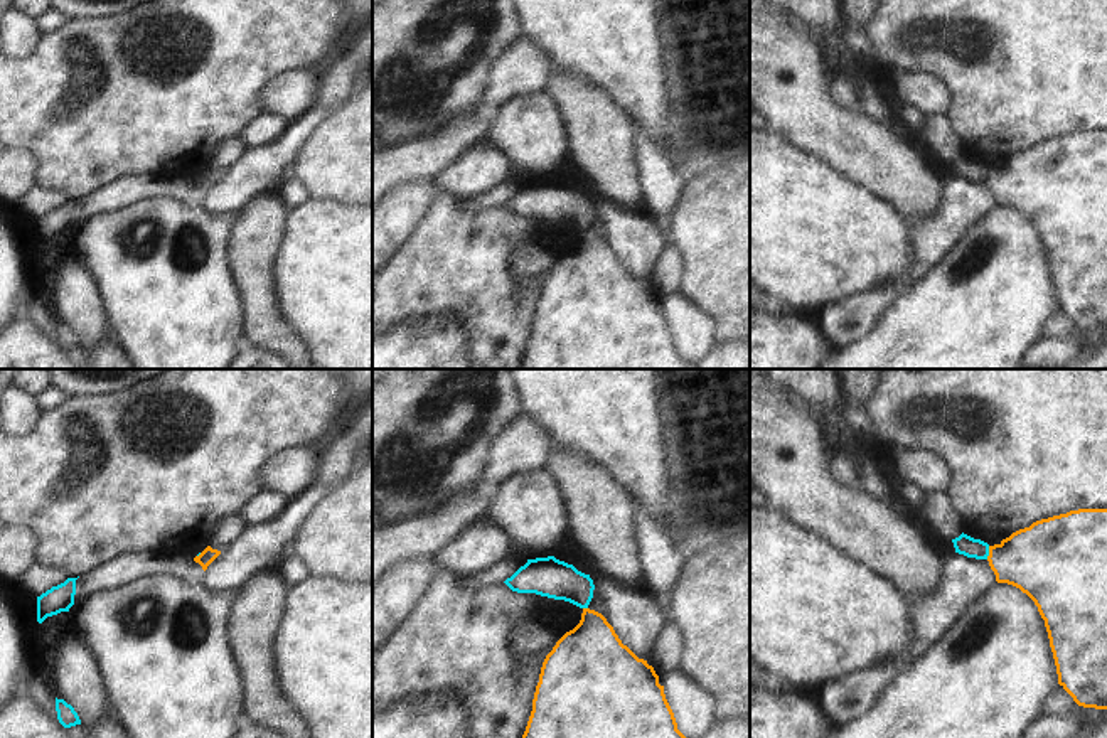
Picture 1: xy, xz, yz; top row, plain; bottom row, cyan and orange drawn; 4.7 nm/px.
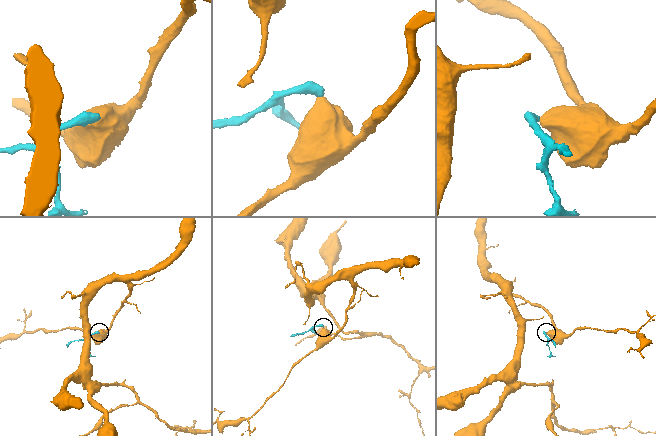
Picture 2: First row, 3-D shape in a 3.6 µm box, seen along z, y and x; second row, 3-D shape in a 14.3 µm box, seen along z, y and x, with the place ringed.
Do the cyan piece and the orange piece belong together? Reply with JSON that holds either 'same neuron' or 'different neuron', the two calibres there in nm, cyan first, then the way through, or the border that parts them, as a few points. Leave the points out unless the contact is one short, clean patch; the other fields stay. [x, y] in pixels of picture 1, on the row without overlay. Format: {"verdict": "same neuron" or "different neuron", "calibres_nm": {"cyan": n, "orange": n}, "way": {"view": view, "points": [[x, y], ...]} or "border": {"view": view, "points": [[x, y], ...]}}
{"verdict": "different neuron", "calibres_nm": {"cyan": 100, "orange": 340}, "border": {"view": "yz", "points": [[989, 169], [986, 181]]}}

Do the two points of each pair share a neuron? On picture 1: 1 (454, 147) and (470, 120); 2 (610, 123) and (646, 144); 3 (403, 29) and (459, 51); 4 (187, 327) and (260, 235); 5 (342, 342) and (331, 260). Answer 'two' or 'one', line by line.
1: one
2: two
3: one
4: two
5: one

